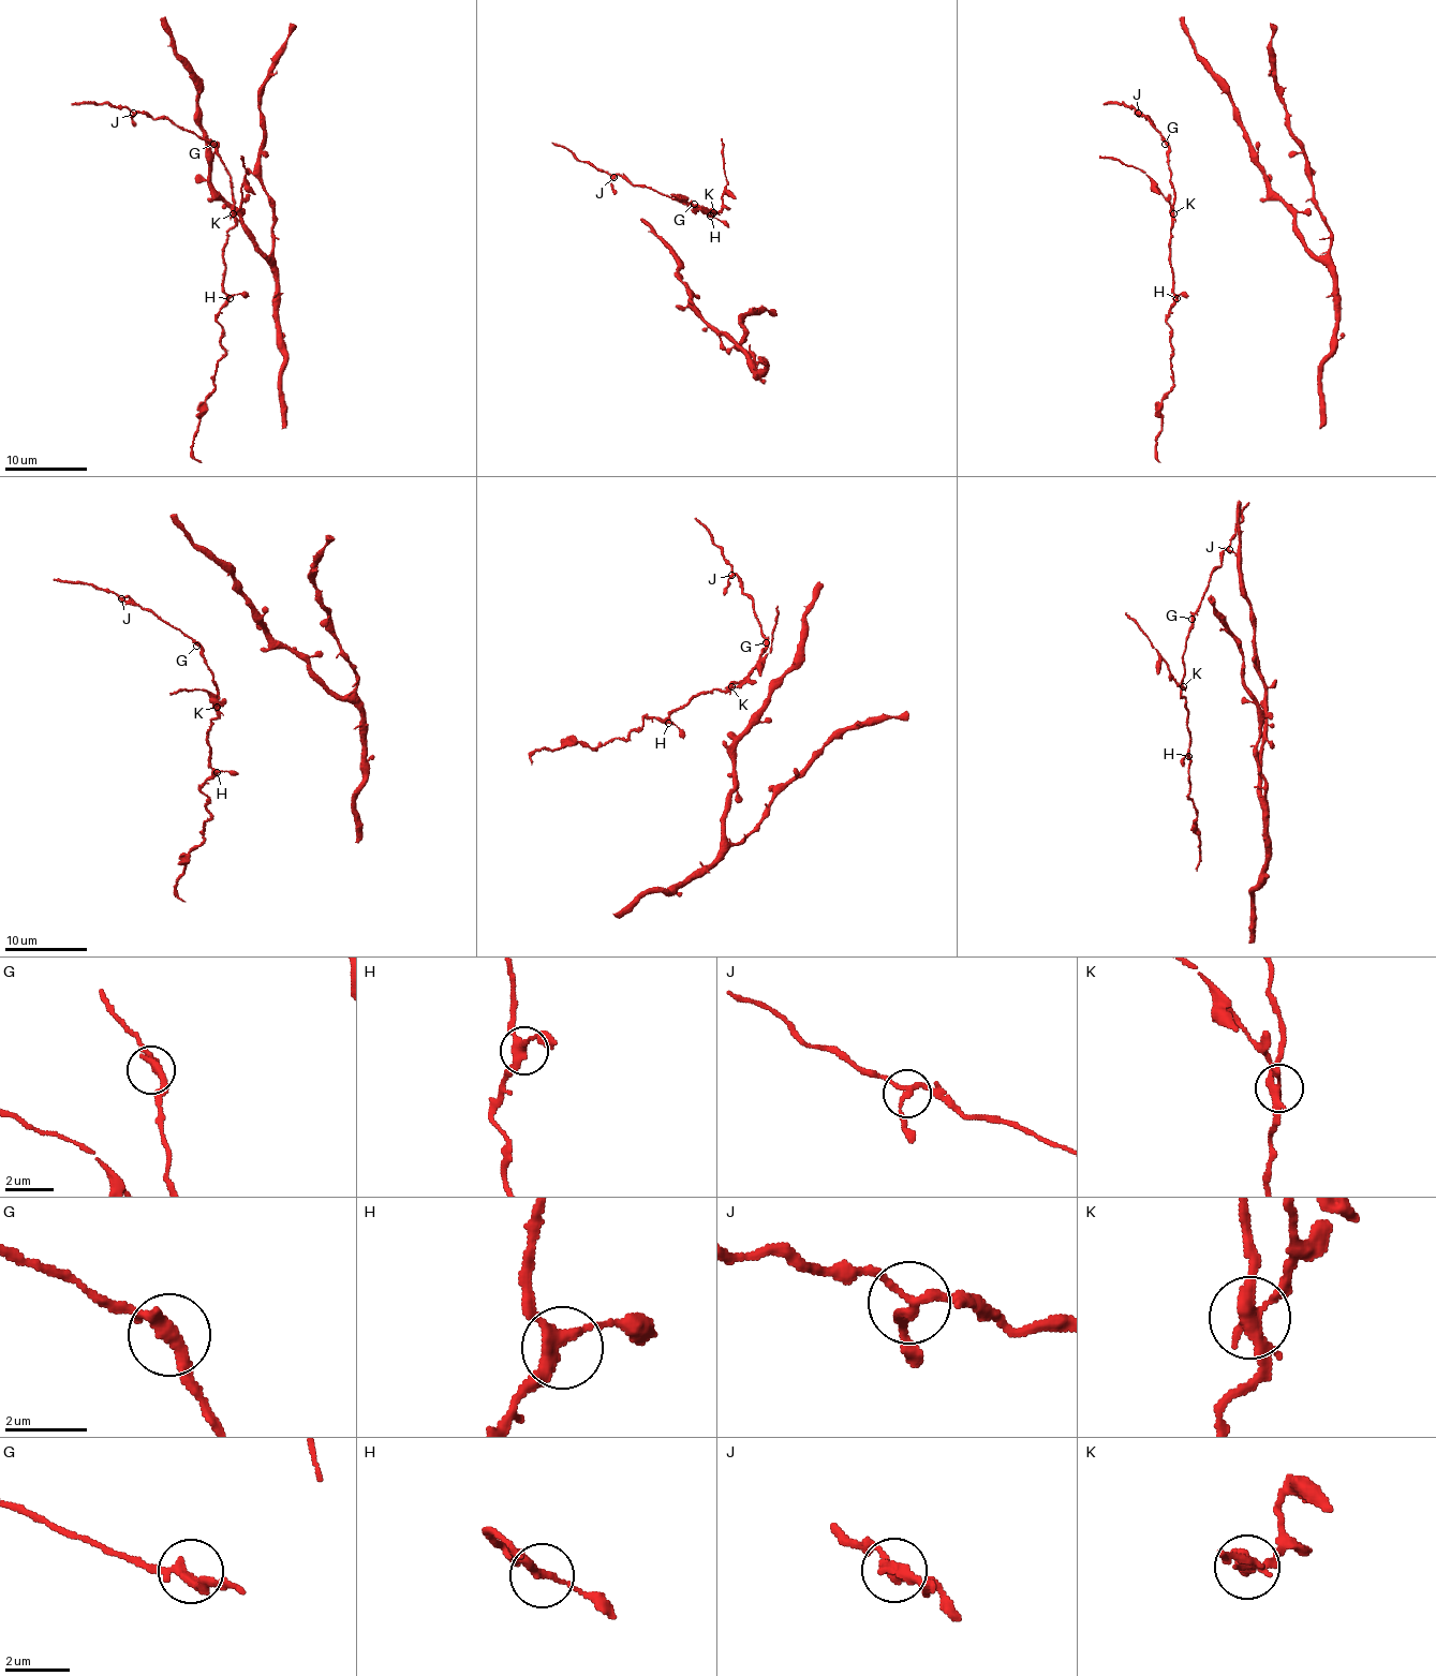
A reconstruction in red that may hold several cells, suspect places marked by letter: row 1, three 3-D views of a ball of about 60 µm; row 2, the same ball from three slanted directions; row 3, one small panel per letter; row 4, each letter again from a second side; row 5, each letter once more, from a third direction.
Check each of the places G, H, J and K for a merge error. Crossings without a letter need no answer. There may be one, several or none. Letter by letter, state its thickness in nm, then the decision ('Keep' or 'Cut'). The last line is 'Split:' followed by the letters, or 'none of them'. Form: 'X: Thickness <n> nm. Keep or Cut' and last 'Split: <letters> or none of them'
G: Thickness 300 nm. Keep
H: Thickness 260 nm. Keep
J: Thickness 180 nm. Keep
K: Thickness 260 nm. Cut
Split: K

